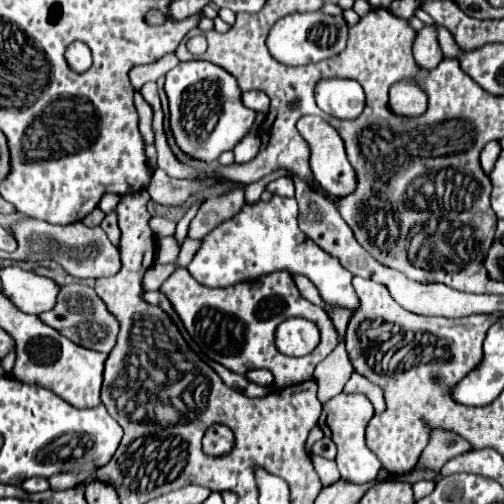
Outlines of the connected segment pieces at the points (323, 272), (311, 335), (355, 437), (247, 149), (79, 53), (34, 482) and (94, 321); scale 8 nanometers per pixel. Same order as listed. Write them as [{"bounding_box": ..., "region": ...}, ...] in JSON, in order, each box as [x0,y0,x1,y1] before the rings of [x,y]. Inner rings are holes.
[{"bounding_box":[187,196,359,312],"region":[[[273,196],[269,202],[257,202],[253,206],[245,204],[235,218],[219,224],[203,238],[201,248],[187,270],[199,284],[209,288],[225,288],[269,272],[287,270],[291,274],[307,276],[317,286],[321,300],[327,306],[347,308],[351,312],[359,306],[359,298],[351,286],[353,274],[349,274],[337,258],[323,252],[315,242],[307,242],[307,236],[299,230],[295,198]]]},{"bounding_box":[275,318,319,356],"region":[[[289,318],[277,326],[275,344],[277,350],[287,356],[305,356],[319,342],[319,332],[315,324],[305,318]]]},{"bounding_box":[325,394,381,482],"region":[[[339,394],[339,398],[331,398],[331,414],[327,416],[325,424],[331,430],[331,438],[337,444],[337,468],[341,478],[349,482],[373,480],[381,468],[381,462],[373,456],[373,452],[365,446],[365,426],[373,418],[371,402],[361,394]]]},{"bounding_box":[233,130,261,164],"region":[[[249,130],[249,134],[245,134],[245,138],[241,138],[241,142],[233,148],[235,162],[239,162],[239,164],[249,162],[257,154],[259,144],[261,144],[261,140],[259,140],[257,132],[255,130]]]},{"bounding_box":[65,42,91,72],"region":[[[83,42],[69,44],[67,46],[67,52],[65,52],[65,58],[67,58],[67,64],[75,72],[85,72],[91,66],[91,50]]]},{"bounding_box":[21,478,49,492],"region":[[[29,478],[21,484],[21,488],[27,492],[45,492],[49,488],[49,482],[45,478]]]},{"bounding_box":[39,286,119,354],"region":[[[63,286],[59,296],[57,296],[57,306],[51,312],[41,314],[39,318],[45,324],[49,324],[51,328],[59,330],[71,342],[75,342],[83,348],[89,348],[89,350],[109,354],[113,350],[113,344],[117,342],[119,322],[117,322],[117,318],[113,318],[113,314],[109,314],[105,302],[101,302],[97,292],[89,286],[85,286],[85,288],[81,288],[81,286],[77,286],[77,288],[75,286]]]}]

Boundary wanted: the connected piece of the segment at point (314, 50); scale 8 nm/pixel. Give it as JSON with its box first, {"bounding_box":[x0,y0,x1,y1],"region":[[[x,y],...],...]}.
{"bounding_box":[267,12,349,66],"region":[[[323,12],[289,14],[271,28],[267,38],[267,48],[269,48],[269,54],[277,58],[281,64],[305,66],[309,62],[319,62],[345,50],[347,34],[349,34],[349,26],[343,16],[329,16]]]}

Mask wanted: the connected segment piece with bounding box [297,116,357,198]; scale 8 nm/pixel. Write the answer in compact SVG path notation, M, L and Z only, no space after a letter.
M305 116L297 122L297 130L299 134L305 138L305 142L311 148L311 158L309 158L309 166L313 172L315 182L319 184L319 188L329 194L331 198L343 198L349 192L353 192L357 188L357 178L353 174L353 166L349 164L347 156L345 156L345 148L343 148L343 140L339 138L337 130L333 126L329 126L323 118L319 116Z

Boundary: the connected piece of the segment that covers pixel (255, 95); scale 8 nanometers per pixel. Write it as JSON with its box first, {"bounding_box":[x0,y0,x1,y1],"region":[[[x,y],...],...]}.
{"bounding_box":[241,90,269,112],"region":[[[251,90],[251,92],[243,92],[241,96],[243,104],[253,108],[255,112],[267,112],[269,108],[269,98],[259,90]]]}

